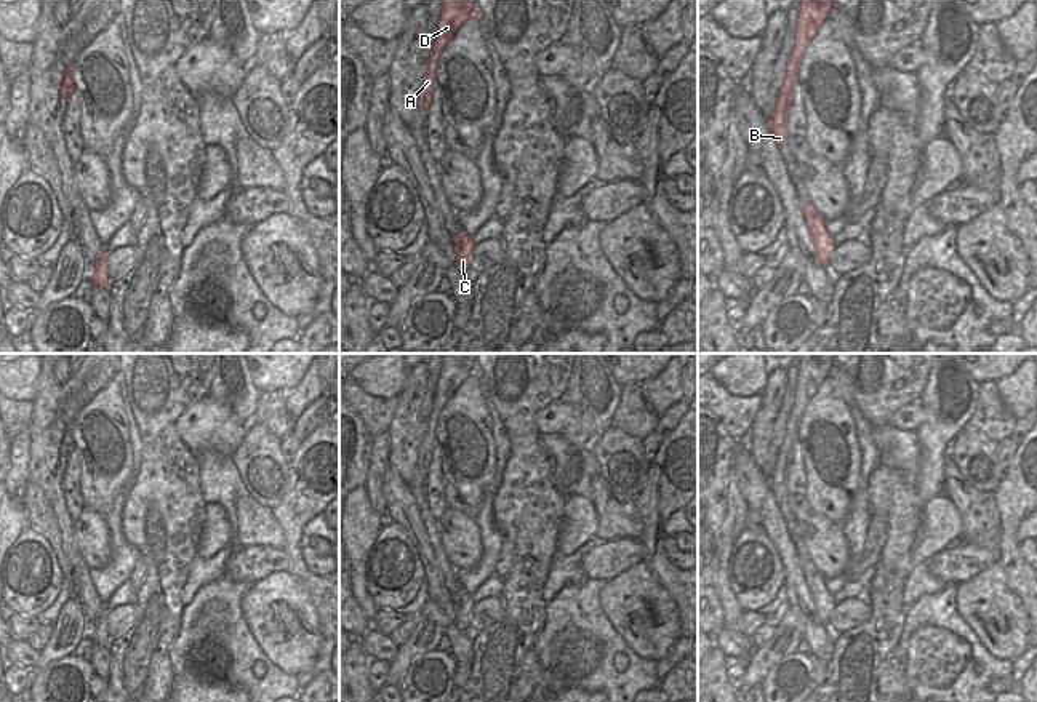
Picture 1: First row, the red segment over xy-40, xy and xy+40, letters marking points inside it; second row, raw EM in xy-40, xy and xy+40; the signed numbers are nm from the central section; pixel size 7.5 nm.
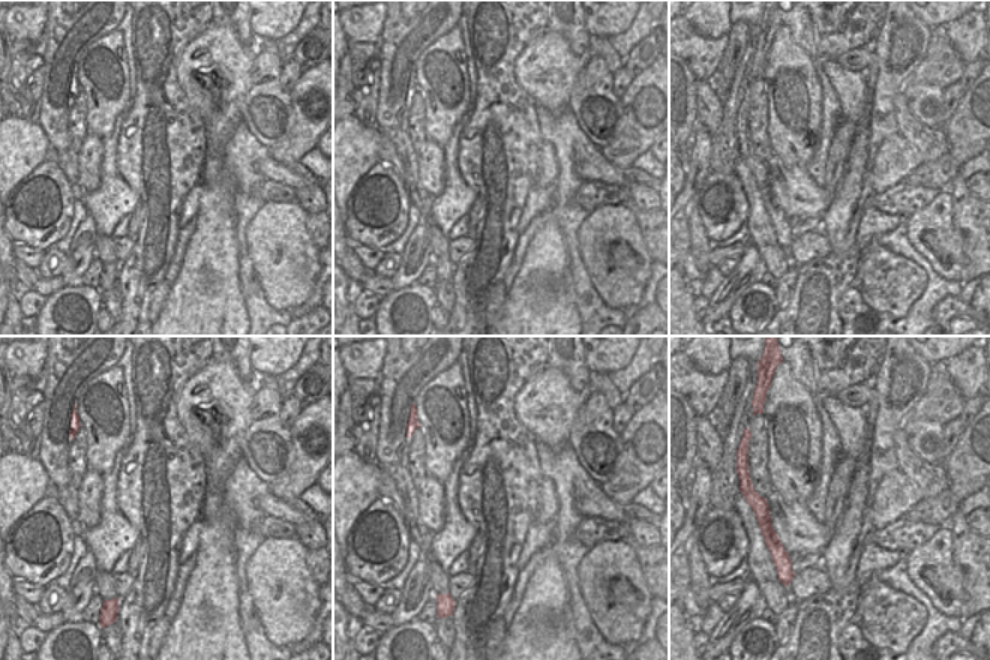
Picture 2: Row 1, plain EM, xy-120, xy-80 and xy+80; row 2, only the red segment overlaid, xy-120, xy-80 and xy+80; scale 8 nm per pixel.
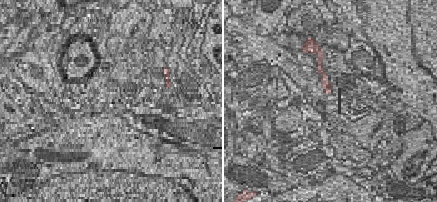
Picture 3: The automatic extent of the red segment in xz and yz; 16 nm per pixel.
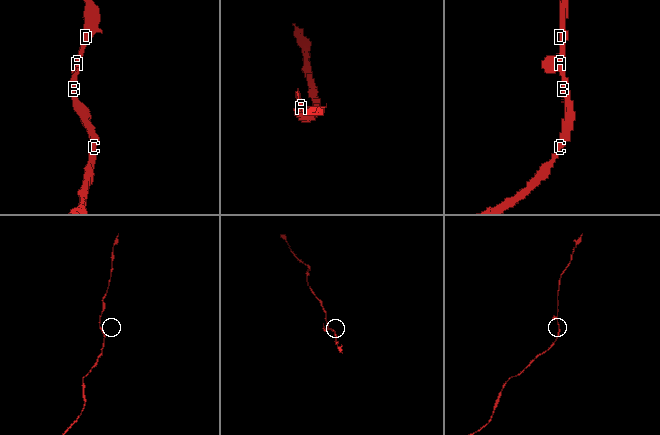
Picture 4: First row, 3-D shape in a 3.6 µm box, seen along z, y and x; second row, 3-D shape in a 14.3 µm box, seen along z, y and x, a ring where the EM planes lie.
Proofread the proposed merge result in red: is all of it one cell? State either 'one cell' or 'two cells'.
one cell

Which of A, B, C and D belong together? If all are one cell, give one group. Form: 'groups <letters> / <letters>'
groups A B C D

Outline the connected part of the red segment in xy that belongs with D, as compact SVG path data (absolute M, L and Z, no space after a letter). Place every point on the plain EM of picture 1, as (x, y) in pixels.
M462 353L442 355L442 368L440 368L440 377L437 381L434 409L429 414L429 425L426 433L422 435L422 443L421 443L421 459L424 461L426 469L429 469L430 457L435 449L437 419L442 409L448 405L451 397L454 395L454 392L461 387L461 384L467 377L482 379L482 371L474 365L472 358L467 358Z

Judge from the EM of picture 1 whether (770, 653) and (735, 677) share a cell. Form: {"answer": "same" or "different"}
{"answer": "different"}

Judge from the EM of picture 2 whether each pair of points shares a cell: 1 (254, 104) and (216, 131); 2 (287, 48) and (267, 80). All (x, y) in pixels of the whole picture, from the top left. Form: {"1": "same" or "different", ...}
{"1": "different", "2": "different"}

